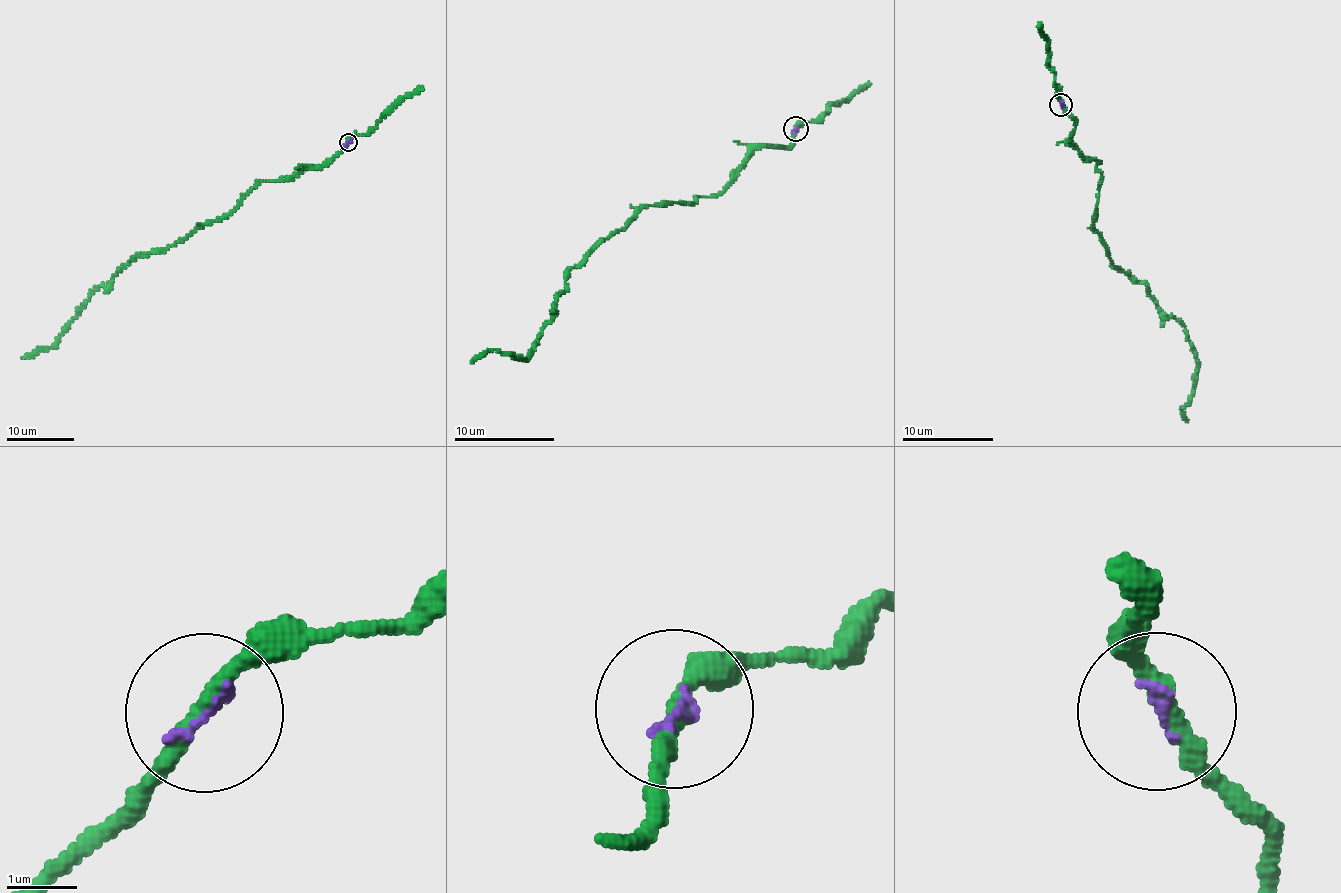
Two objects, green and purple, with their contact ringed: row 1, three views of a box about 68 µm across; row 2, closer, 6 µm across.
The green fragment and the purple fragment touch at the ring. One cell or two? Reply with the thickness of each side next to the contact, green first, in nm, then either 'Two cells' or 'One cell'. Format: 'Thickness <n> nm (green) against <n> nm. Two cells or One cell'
Thickness 260 nm (green) against 120 nm. One cell

